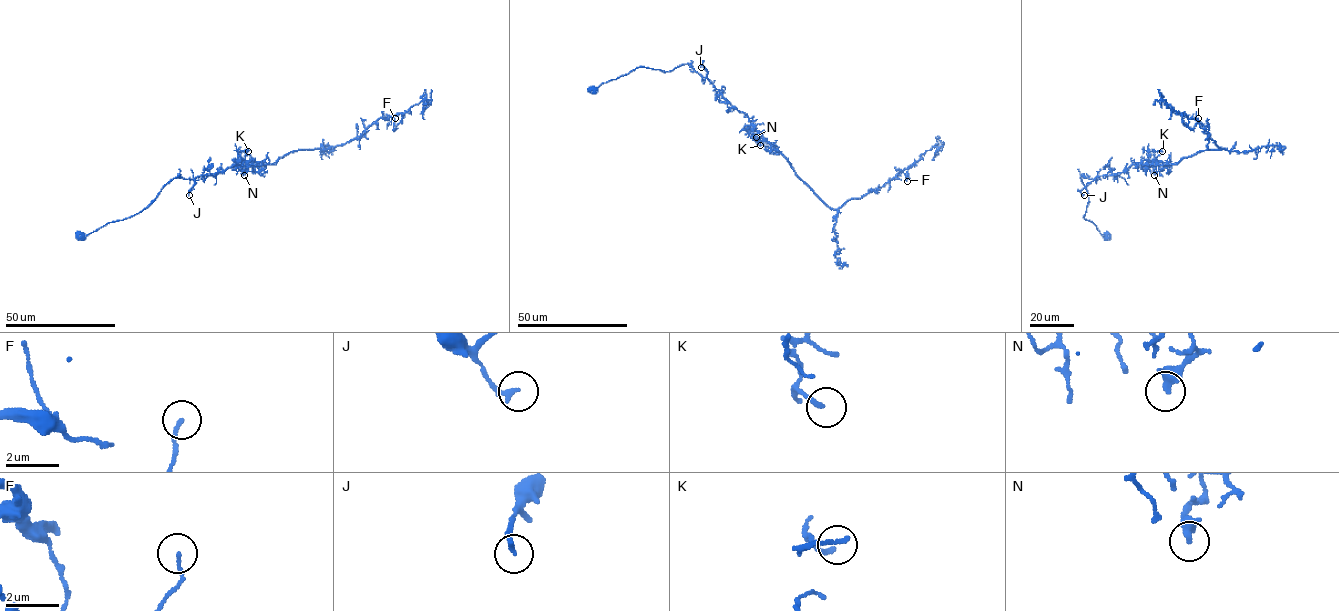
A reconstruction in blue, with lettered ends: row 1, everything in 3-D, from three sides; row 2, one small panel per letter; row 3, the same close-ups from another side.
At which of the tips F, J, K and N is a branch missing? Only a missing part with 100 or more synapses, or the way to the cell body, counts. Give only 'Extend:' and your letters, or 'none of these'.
Extend: none of these

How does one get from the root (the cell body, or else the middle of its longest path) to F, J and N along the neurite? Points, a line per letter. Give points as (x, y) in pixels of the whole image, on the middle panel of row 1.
F: (593, 91), (639, 67), (667, 72), (688, 64), (830, 207), (880, 188), (914, 164), (907, 181)
J: (593, 91), (602, 83), (639, 67), (667, 72), (688, 64), (705, 77), (707, 71), (701, 63), (701, 67)
N: (593, 91), (602, 83), (639, 67), (667, 72), (688, 64), (748, 117), (759, 135), (756, 137)

